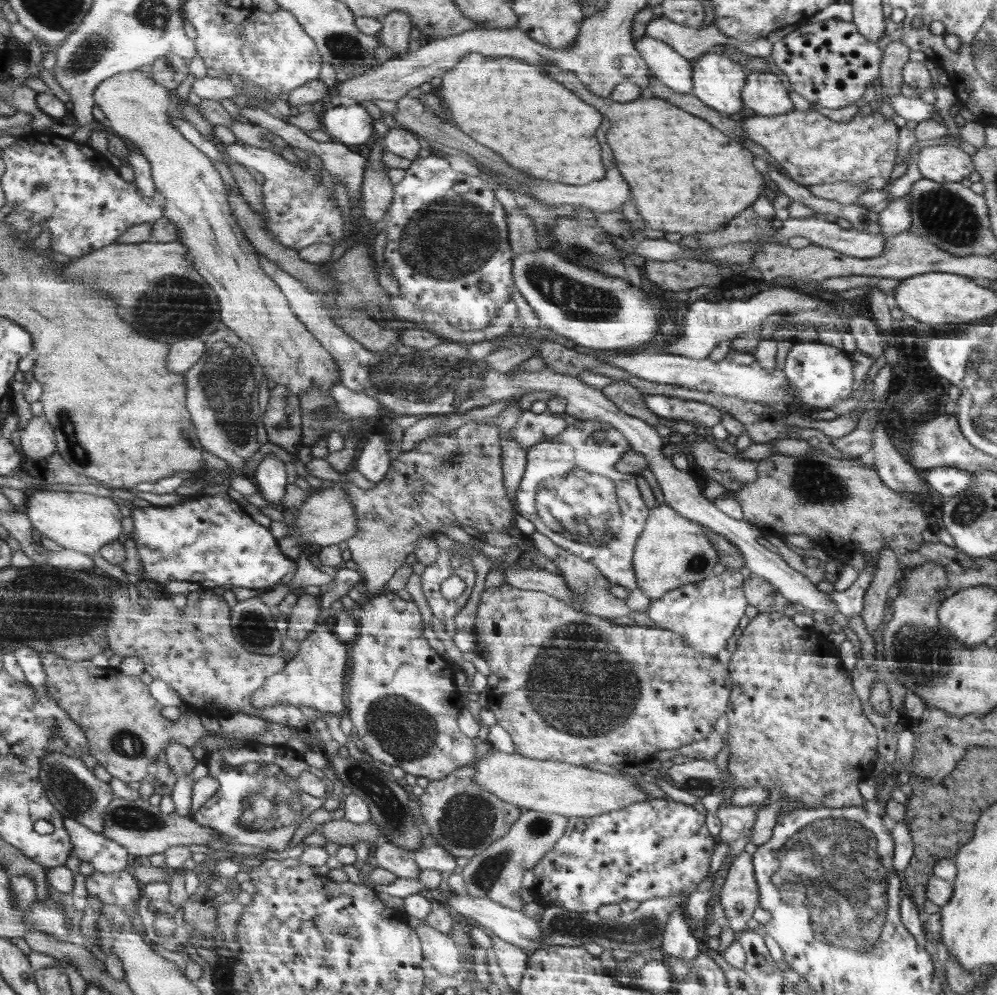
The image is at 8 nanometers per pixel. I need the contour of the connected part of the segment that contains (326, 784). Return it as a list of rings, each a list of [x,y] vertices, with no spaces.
[[[294,744],[260,746],[258,750],[227,747],[208,754],[204,761],[209,769],[208,775],[218,780],[220,787],[192,818],[202,827],[224,836],[230,844],[248,844],[276,852],[288,850],[288,843],[299,825],[315,810],[322,808],[327,798],[334,797],[333,782],[324,779],[322,769],[311,766],[303,758],[302,747]]]

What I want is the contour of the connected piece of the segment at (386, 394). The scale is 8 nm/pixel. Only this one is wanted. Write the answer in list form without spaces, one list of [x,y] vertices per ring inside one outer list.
[[[264,254],[262,256],[262,268],[265,268],[265,273],[281,287],[290,306],[297,314],[298,320],[302,321],[302,324],[321,342],[321,346],[338,364],[340,383],[354,392],[366,392],[368,396],[376,398],[387,417],[416,414],[422,416],[459,415],[472,410],[472,408],[482,408],[482,406],[488,406],[492,402],[514,397],[514,395],[523,396],[533,391],[548,390],[552,394],[566,399],[565,412],[576,419],[596,420],[618,430],[628,440],[630,448],[640,452],[648,460],[650,472],[656,476],[662,493],[664,493],[664,504],[681,513],[688,520],[704,525],[704,527],[726,537],[728,542],[740,549],[751,574],[768,580],[780,597],[784,596],[790,602],[798,603],[808,610],[824,612],[827,617],[831,618],[838,611],[836,602],[826,592],[818,590],[817,585],[810,582],[804,574],[792,569],[780,554],[766,549],[756,541],[757,536],[763,534],[756,525],[752,525],[745,519],[736,520],[719,510],[713,501],[704,497],[702,488],[697,486],[690,473],[678,470],[672,465],[672,461],[662,453],[665,444],[655,427],[642,419],[622,412],[602,394],[601,389],[584,383],[578,377],[558,374],[558,372],[548,368],[535,372],[526,372],[525,370],[522,372],[514,370],[505,374],[494,372],[486,366],[486,362],[482,359],[472,359],[472,352],[468,357],[465,344],[445,340],[439,345],[439,348],[430,348],[430,350],[419,350],[400,345],[390,353],[388,350],[372,352],[341,330],[324,308],[321,295],[297,280],[292,274],[285,272],[273,261],[268,261]]]

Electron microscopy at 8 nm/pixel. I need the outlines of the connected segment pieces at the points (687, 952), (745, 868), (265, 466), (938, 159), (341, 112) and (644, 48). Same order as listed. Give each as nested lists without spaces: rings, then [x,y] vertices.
[[[676,906],[666,922],[666,928],[664,928],[664,934],[662,934],[661,947],[663,953],[667,956],[672,956],[678,961],[694,961],[696,956],[700,954],[700,948],[698,948],[698,942],[694,940],[686,920],[684,920],[684,914],[682,914],[682,907]]]
[[[746,851],[738,854],[730,865],[724,885],[717,896],[728,917],[728,926],[733,931],[746,931],[746,922],[752,918],[758,906],[760,890],[756,890],[755,873],[752,855]]]
[[[274,453],[266,456],[256,466],[251,480],[257,491],[275,507],[282,505],[287,488],[289,467]]]
[[[956,146],[924,147],[916,157],[920,174],[939,183],[960,183],[974,170],[970,156]]]
[[[359,104],[330,108],[322,113],[320,123],[333,140],[347,146],[364,144],[374,134],[372,116]]]
[[[648,35],[637,41],[636,49],[653,75],[668,88],[682,94],[693,91],[693,65],[676,49]]]

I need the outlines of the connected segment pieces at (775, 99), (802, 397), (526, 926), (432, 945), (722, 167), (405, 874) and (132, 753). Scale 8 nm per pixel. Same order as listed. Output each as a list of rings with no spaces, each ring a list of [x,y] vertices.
[[[770,71],[748,72],[746,84],[742,88],[741,99],[744,106],[752,108],[755,114],[776,116],[794,110],[789,92],[778,76]]]
[[[820,342],[794,343],[786,356],[783,371],[794,386],[794,402],[812,406],[812,408],[832,408],[834,404],[846,400],[852,392],[854,384],[854,365],[848,354],[836,346],[820,344]]]
[[[453,892],[448,898],[444,898],[442,902],[445,905],[450,904],[456,912],[460,912],[460,914],[466,918],[472,918],[478,921],[482,926],[487,926],[498,938],[523,949],[527,955],[531,955],[536,951],[540,940],[542,940],[542,933],[540,933],[538,921],[526,916],[522,911],[512,910],[488,898],[476,898],[470,896],[470,894],[466,895],[461,892]]]
[[[426,922],[419,924],[416,928],[418,936],[421,937],[426,958],[434,969],[448,976],[462,972],[462,954],[447,934],[438,932]]]
[[[546,65],[550,78],[560,82],[576,96],[596,108],[601,114],[608,116],[610,130],[606,132],[608,144],[614,152],[616,166],[620,174],[626,178],[632,190],[632,198],[638,206],[640,216],[648,222],[654,230],[664,232],[680,232],[680,234],[696,234],[696,232],[710,232],[722,228],[728,220],[736,214],[746,210],[762,192],[764,192],[764,178],[754,168],[754,158],[750,150],[736,144],[716,128],[712,128],[702,118],[696,118],[663,98],[648,96],[648,100],[634,100],[626,104],[618,104],[614,100],[602,98],[588,92],[586,87],[574,72],[562,70],[555,65]]]
[[[386,842],[377,845],[372,863],[372,866],[389,870],[400,878],[417,879],[421,872],[410,853],[402,847]]]
[[[56,652],[43,653],[42,658],[49,673],[44,689],[86,732],[98,762],[125,783],[142,782],[148,774],[152,775],[152,765],[172,742],[191,748],[207,734],[220,734],[207,731],[197,713],[181,714],[175,722],[168,720],[162,714],[164,706],[138,676],[124,675],[116,667],[97,667],[92,661],[68,660]]]

